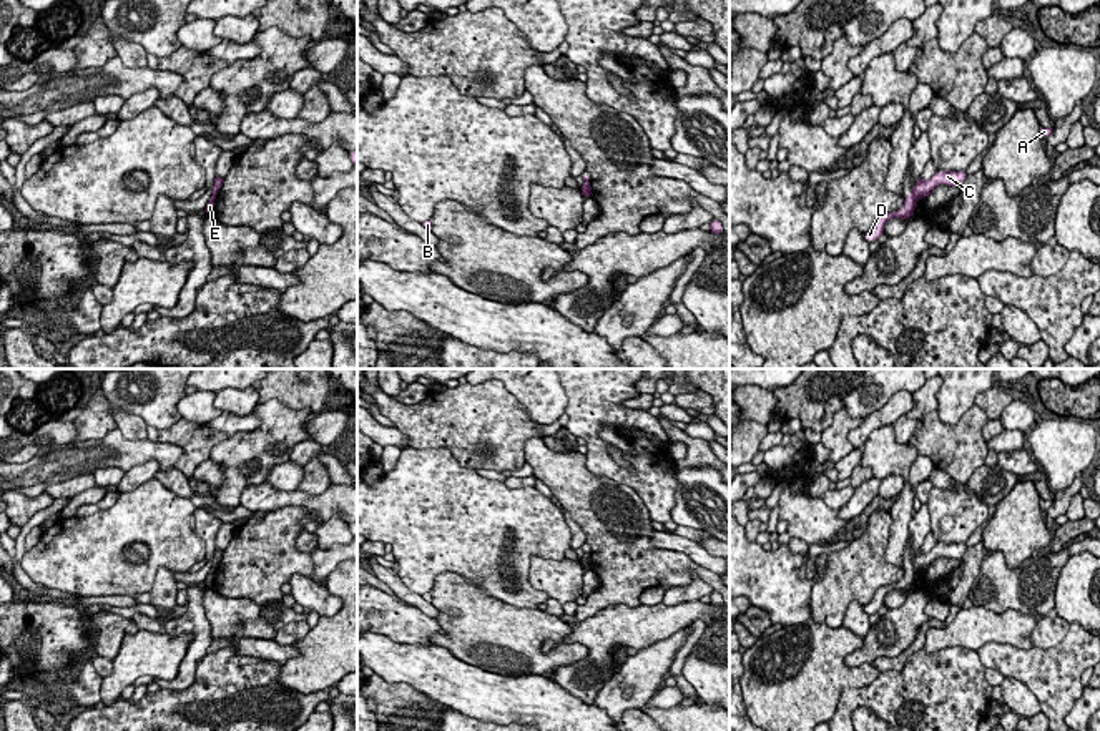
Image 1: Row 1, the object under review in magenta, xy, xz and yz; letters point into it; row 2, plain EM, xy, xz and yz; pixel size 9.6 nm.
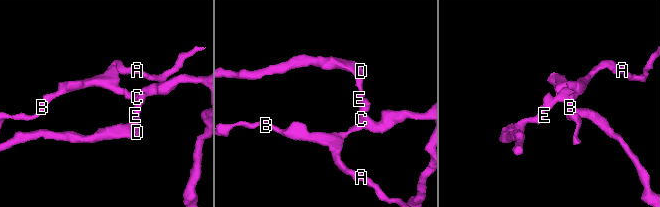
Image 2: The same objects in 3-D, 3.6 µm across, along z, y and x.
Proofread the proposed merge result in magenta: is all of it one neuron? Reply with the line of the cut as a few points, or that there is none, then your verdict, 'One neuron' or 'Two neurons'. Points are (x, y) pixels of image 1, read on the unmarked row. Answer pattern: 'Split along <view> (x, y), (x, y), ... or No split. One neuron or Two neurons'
Split along yz (911, 562), (916, 570). Two neurons

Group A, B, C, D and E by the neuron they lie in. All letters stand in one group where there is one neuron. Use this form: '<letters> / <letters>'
A B C / D E

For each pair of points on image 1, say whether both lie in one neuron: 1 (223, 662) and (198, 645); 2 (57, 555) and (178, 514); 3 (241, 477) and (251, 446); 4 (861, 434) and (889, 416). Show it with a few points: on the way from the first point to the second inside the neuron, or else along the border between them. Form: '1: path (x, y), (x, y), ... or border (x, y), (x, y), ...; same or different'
1: border (206, 652), (198, 662), (195, 680), (188, 688); different
2: path (87, 555), (113, 552), (123, 542), (148, 529); same
3: path (241, 469), (250, 454); same
4: path (868, 427), (883, 416); same

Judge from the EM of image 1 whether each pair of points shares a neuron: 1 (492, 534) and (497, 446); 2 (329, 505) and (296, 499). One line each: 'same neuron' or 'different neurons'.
1: different neurons
2: same neuron

